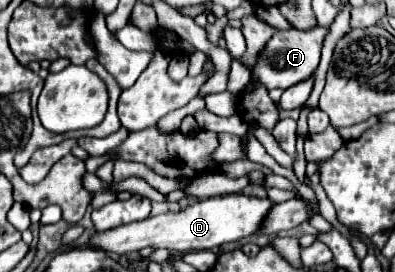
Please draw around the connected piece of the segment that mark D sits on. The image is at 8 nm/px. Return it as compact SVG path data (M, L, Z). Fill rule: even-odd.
M227 194L227 196L213 196L205 200L197 200L195 204L187 206L181 212L167 212L159 216L151 216L141 222L123 224L119 228L97 232L91 238L91 246L97 246L101 250L117 252L117 254L129 254L139 252L147 246L151 248L167 248L169 252L189 252L189 250L211 250L215 246L241 240L247 236L253 236L261 230L273 202L269 198L257 198L257 196L245 196L245 194Z

